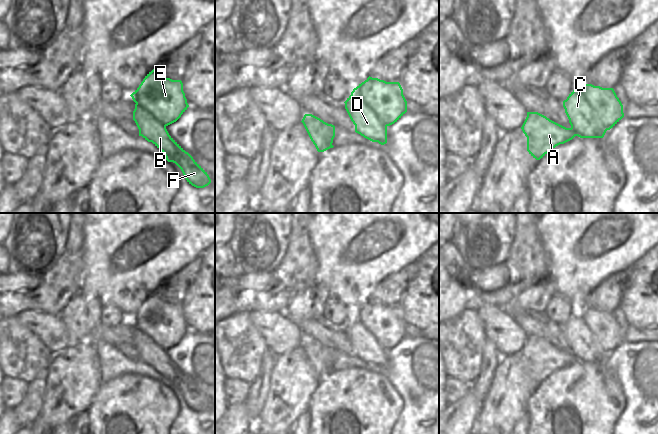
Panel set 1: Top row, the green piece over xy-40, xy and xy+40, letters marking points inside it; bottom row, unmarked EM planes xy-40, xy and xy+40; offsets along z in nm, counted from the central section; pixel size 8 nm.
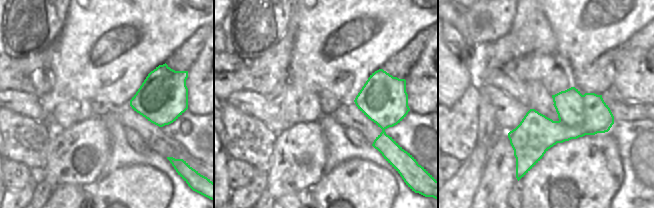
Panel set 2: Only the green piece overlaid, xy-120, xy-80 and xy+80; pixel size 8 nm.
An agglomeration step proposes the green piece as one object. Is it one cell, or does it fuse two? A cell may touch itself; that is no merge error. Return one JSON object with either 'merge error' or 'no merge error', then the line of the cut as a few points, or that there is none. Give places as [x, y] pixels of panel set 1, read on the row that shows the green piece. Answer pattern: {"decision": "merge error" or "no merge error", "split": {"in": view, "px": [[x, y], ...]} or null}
{"decision": "merge error", "split": {"in": "xy+40", "px": [[576, 88], [581, 92], [606, 130]]}}

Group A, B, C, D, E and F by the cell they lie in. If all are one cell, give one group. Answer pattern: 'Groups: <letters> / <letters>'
Groups: A E / B C D F.

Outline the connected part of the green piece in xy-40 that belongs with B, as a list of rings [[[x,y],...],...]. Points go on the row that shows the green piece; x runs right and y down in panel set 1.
[[[135,104],[133,120],[139,129],[139,136],[152,142],[168,162],[175,163],[189,184],[196,188],[204,188],[211,183],[207,172],[169,135],[166,127],[150,112]]]

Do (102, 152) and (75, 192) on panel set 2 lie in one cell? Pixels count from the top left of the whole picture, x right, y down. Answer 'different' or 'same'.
different

